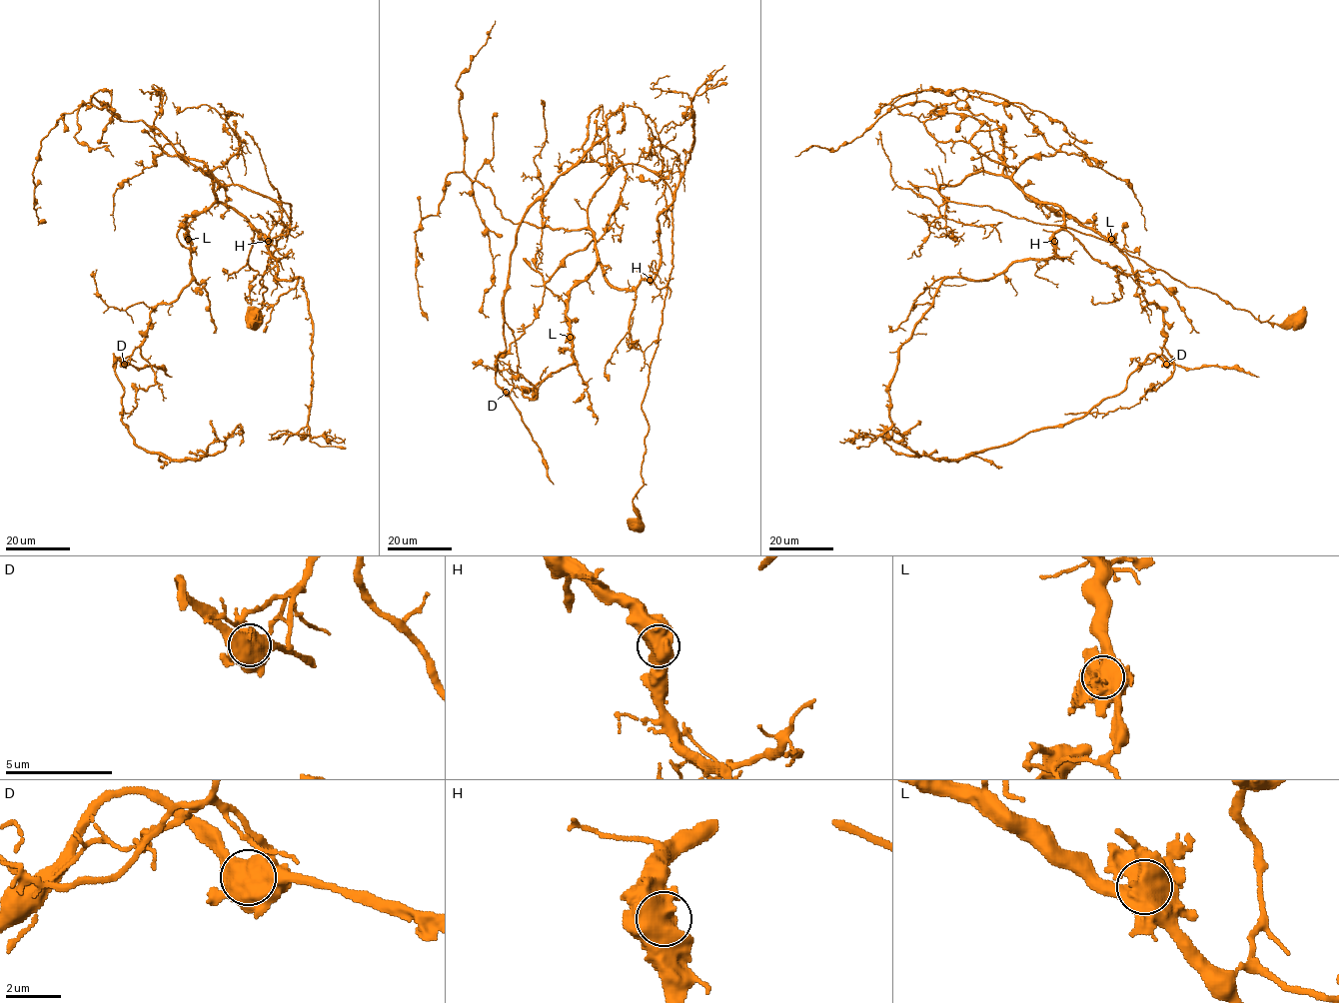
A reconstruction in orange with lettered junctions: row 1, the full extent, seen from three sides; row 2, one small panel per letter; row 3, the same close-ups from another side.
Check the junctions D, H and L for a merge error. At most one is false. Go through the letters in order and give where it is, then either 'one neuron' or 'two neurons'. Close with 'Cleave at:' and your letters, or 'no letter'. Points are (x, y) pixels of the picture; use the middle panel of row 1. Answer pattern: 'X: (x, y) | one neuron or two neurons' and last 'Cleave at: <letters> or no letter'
D: (506, 392) | two neurons
H: (650, 280) | one neuron
L: (570, 337) | one neuron
Cleave at: D

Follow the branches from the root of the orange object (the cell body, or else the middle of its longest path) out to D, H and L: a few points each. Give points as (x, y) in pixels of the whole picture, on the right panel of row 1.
D: (1300, 321), (1260, 322), (1110, 242), (938, 188), (1003, 174), (1106, 237), (1162, 311), (1166, 363)
H: (1300, 321), (1260, 322), (1110, 242), (950, 202), (938, 188), (978, 172), (1003, 174), (1062, 209), (1054, 241)
L: (1300, 321), (1260, 322), (1110, 242), (950, 202), (938, 188), (978, 172), (1003, 174), (1047, 208), (1111, 239)

